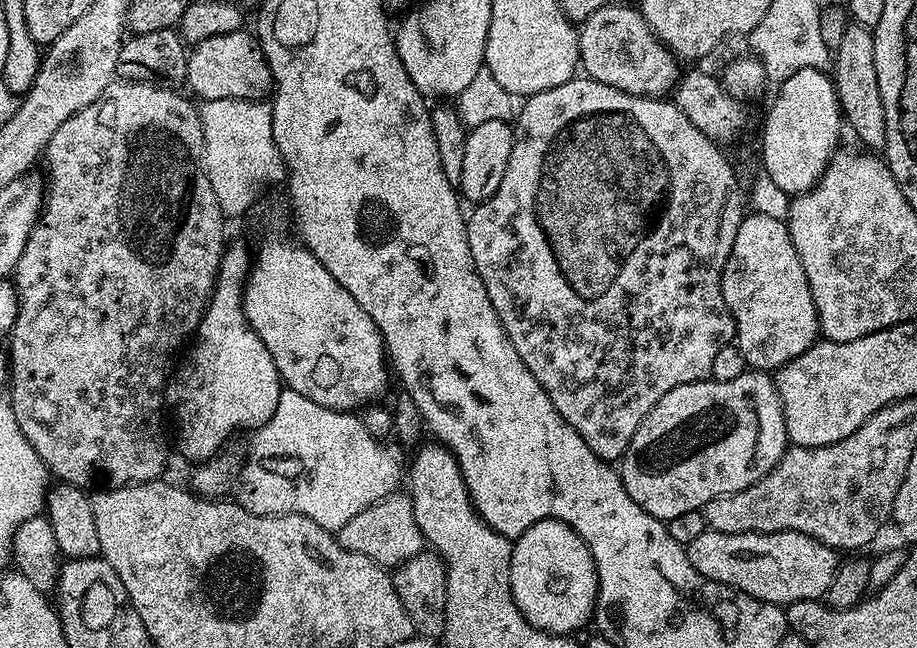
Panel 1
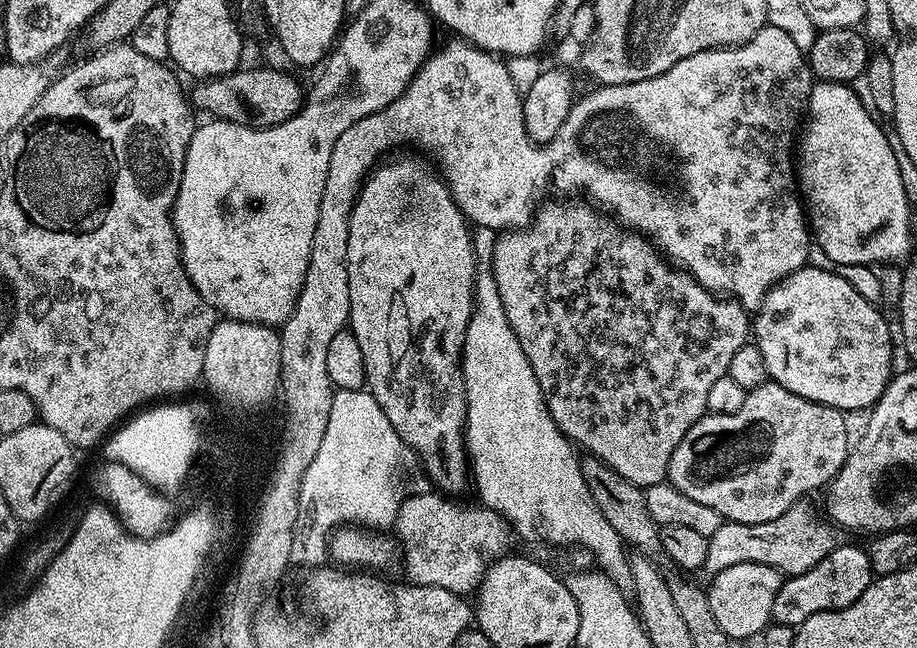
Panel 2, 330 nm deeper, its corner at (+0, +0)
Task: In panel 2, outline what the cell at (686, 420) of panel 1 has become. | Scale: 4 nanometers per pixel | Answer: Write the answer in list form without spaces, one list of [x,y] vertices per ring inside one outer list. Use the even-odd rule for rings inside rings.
[[[766,382],[751,389],[733,412],[705,414],[682,438],[678,450],[668,463],[668,480],[682,494],[718,510],[725,521],[734,524],[774,522],[786,510],[801,503],[811,492],[831,484],[846,462],[850,451],[848,424],[845,413],[818,402],[810,402],[798,394],[790,394],[780,384]]]

